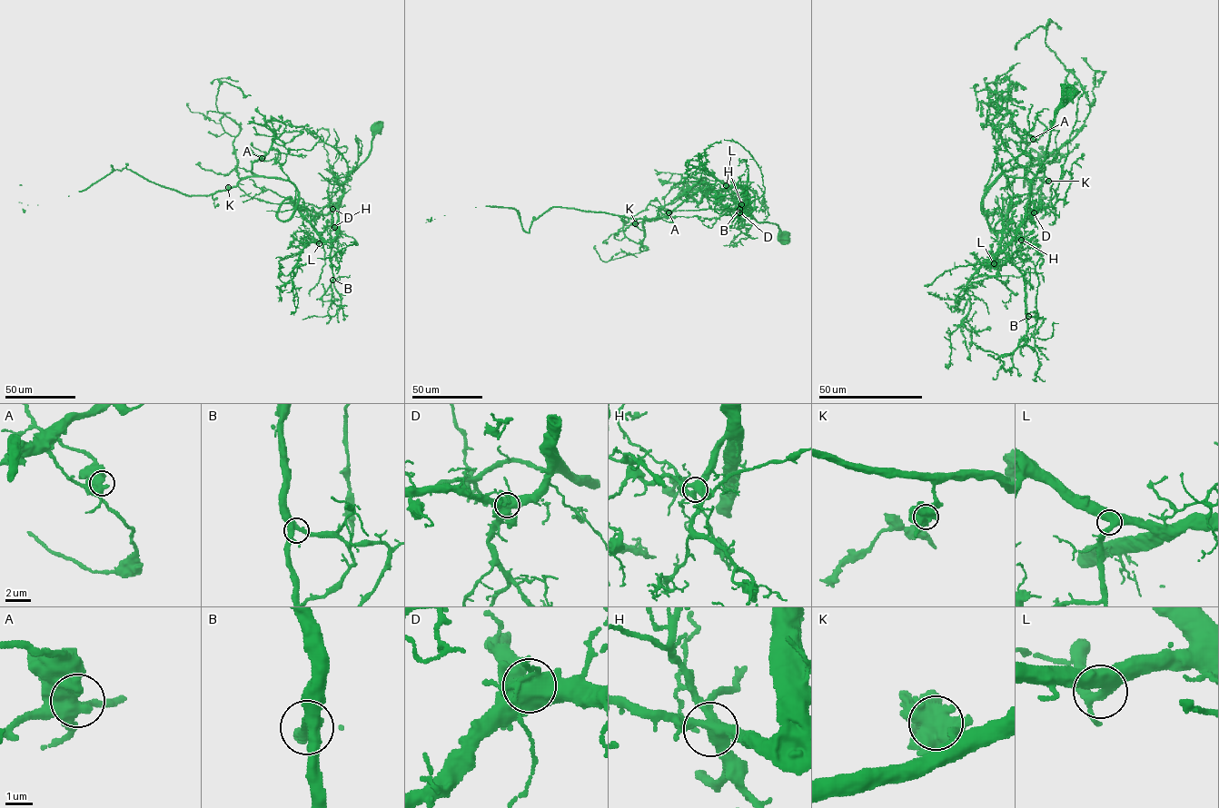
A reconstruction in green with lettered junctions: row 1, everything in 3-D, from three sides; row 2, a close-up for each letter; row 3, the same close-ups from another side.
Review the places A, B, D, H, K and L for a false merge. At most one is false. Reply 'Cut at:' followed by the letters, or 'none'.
Cut at: none

